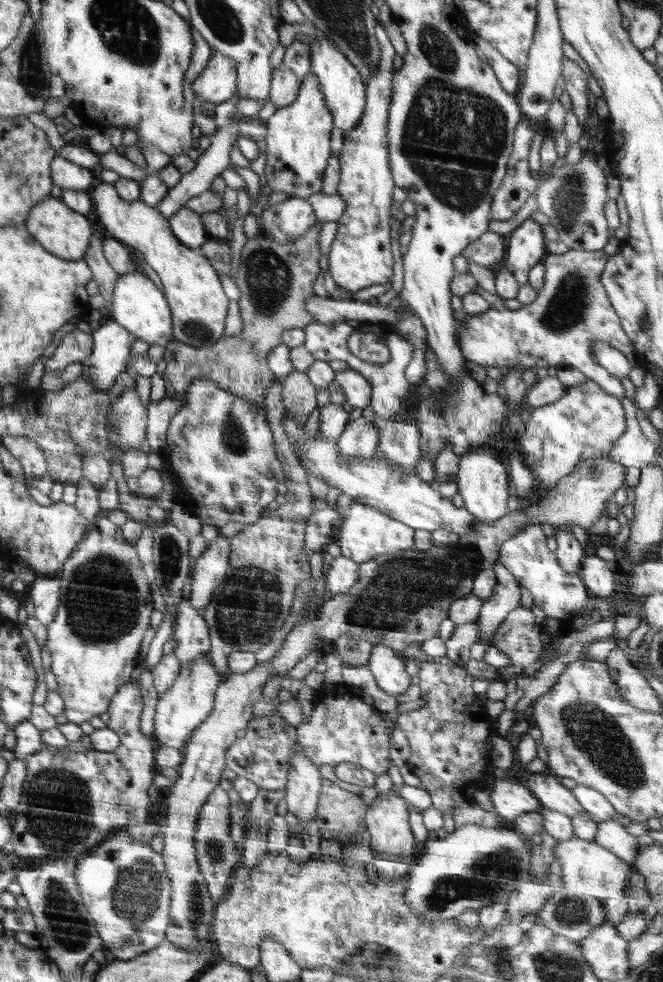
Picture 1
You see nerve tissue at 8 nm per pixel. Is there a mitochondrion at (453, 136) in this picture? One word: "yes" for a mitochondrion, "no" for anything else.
yes

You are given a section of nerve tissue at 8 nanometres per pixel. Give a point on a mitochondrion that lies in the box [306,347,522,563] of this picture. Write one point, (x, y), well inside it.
(437, 404)

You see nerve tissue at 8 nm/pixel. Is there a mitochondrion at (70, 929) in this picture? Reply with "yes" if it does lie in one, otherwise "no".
yes

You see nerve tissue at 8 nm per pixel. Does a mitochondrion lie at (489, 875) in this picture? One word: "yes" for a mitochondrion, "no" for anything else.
yes

